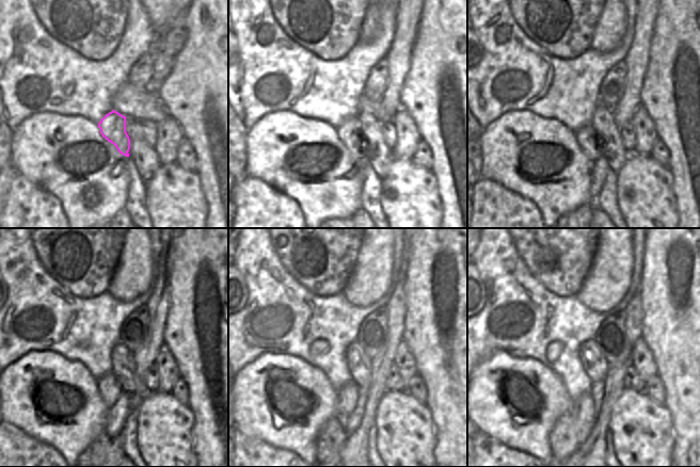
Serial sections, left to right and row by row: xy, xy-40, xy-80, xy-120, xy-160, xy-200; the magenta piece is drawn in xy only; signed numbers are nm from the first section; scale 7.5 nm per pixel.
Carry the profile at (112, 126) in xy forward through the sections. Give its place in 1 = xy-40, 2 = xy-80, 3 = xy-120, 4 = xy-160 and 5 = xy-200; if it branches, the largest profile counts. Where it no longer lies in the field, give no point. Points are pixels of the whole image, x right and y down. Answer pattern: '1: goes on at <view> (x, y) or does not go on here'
1: goes on at xy-40 (349, 132)
2: goes on at xy-80 (589, 142)
3: goes on at xy-120 (110, 389)
4: goes on at xy-160 (332, 436)
5: goes on at xy-200 (571, 430)

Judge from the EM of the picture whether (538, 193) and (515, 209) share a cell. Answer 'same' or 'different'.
different

